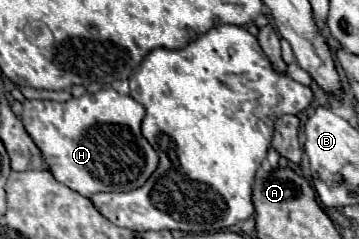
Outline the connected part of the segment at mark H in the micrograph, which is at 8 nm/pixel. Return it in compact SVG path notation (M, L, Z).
M100 89L98 93L86 93L82 97L58 103L58 101L24 101L20 121L32 141L42 151L46 163L50 163L52 175L68 185L72 191L90 197L100 191L132 191L146 183L146 179L158 167L158 155L152 145L140 133L140 121L144 107L130 95L120 95L114 89Z

